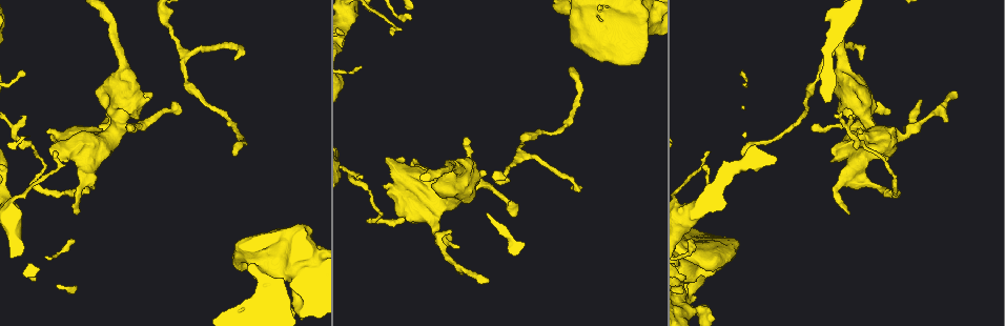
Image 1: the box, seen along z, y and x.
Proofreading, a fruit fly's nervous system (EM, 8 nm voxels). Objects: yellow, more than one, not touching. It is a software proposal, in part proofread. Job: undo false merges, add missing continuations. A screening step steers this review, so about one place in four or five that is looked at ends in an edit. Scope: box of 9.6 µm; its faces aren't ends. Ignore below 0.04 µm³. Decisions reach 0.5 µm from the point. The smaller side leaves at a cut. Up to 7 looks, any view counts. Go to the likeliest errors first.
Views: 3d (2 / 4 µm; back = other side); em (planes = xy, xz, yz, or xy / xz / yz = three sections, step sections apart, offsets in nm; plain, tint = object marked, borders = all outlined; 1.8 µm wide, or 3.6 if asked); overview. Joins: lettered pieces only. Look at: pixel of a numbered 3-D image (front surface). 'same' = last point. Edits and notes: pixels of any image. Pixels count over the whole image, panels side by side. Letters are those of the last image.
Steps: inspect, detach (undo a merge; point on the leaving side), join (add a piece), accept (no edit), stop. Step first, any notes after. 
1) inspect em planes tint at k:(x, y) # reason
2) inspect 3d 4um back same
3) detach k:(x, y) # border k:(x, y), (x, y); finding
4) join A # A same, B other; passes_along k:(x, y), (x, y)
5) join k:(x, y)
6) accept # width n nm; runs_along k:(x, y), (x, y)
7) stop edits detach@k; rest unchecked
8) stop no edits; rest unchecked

inspect 3d 2um at 1:(851, 178) # calibre changes

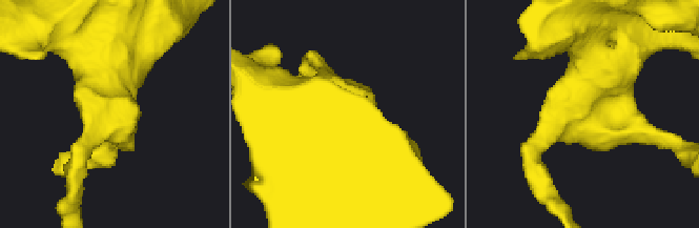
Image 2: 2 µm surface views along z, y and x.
inspect em 3.6um xz step 8 tint at 2:(585, 106)

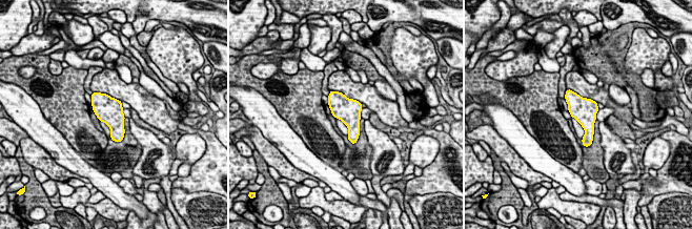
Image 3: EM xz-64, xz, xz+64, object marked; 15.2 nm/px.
inspect em 3.6um planes borders same

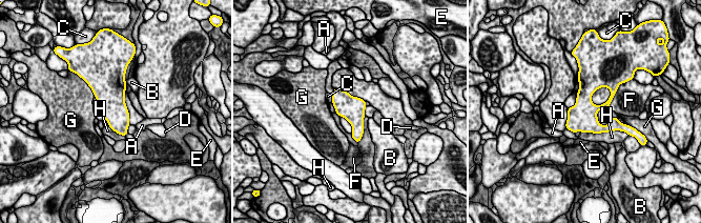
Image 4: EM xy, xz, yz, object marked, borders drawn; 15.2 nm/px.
accept # A other, B other, C other, D other, E other, F other, G other, H other; border 4:(125, 90), (125, 105), (130, 124); one neuron here

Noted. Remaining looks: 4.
inspect em 3.6um xy step 4 tint at 1:(433, 225) # sudden change in width

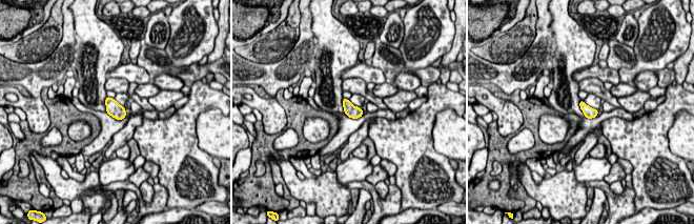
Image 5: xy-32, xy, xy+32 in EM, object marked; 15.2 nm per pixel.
inspect em 3.6um xy step 4 borders same # what lies round it

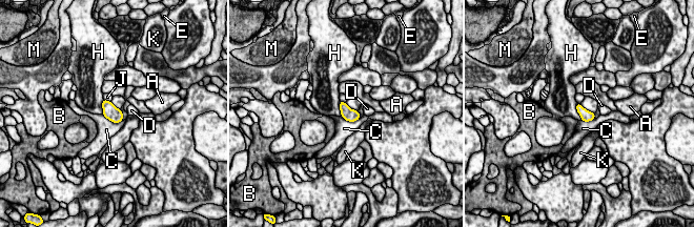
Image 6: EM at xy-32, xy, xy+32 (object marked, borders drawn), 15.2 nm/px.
accept # A other, B other, C other, D other, E other, H other, J other, K other, M other; border 6:(576, 103), (576, 111), (582, 120); continuous, no second neuron

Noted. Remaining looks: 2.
inspect em planes borders at 1:(698, 312) # abrupt turn

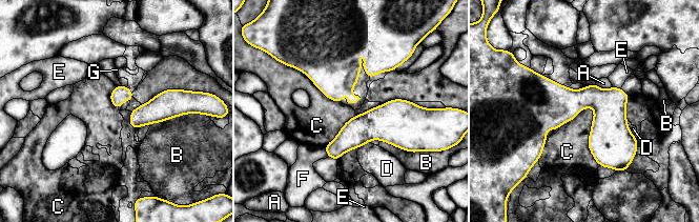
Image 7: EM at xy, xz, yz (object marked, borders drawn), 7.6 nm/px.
accept # A other, B other, C other, D other, E other, F other, G other; border 7:(590, 105), (588, 148), (599, 165); continuous, no second neuron

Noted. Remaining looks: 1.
stop no edits; rest unchecked

